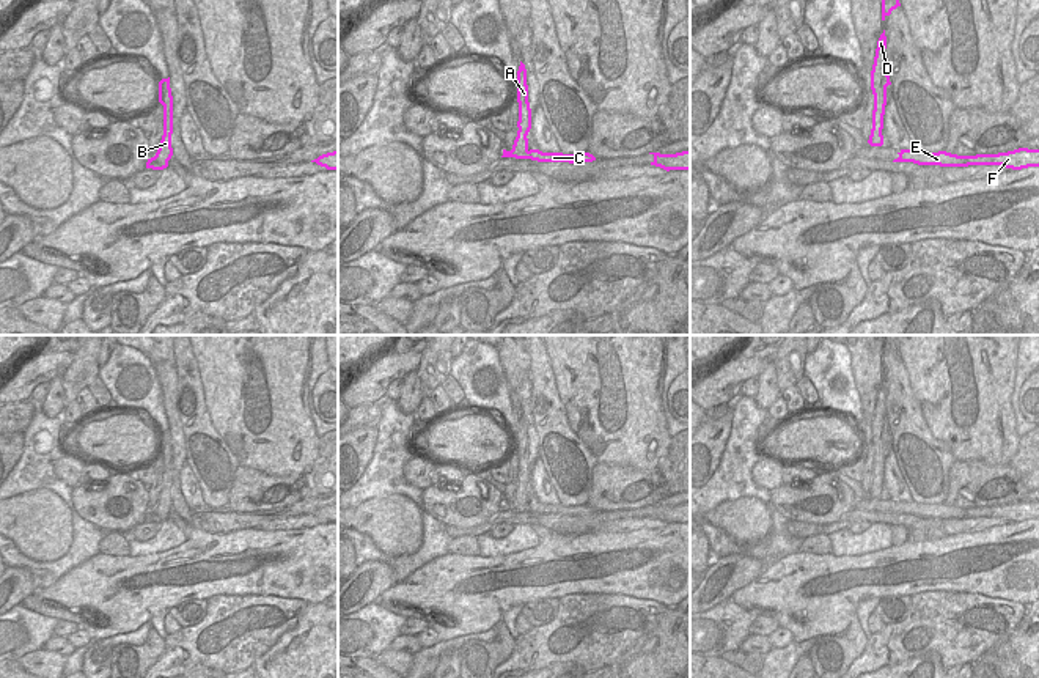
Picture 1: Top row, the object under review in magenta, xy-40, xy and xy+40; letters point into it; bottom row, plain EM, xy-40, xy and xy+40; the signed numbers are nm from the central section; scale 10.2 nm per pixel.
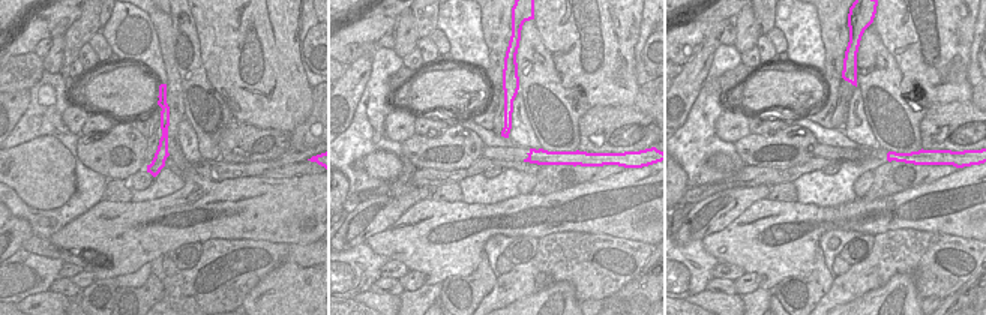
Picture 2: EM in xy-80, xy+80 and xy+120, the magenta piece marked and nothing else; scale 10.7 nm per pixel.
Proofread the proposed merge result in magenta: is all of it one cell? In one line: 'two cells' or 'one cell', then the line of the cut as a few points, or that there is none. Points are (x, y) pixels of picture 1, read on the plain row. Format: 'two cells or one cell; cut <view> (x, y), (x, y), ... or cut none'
two cells; cut xy (527, 504), (530, 510)

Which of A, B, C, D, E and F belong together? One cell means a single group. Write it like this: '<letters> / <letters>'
A B D / C E F

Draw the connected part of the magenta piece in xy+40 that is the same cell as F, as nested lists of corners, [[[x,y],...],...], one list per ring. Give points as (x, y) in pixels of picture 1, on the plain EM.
[[[1019,500],[998,507],[957,508],[946,503],[927,505],[901,502],[893,514],[913,514],[918,518],[968,519],[968,518],[1001,518],[1012,522],[1039,519],[1039,502]]]

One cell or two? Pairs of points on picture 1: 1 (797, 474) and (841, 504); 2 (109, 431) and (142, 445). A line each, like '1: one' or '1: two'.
1: two
2: one

